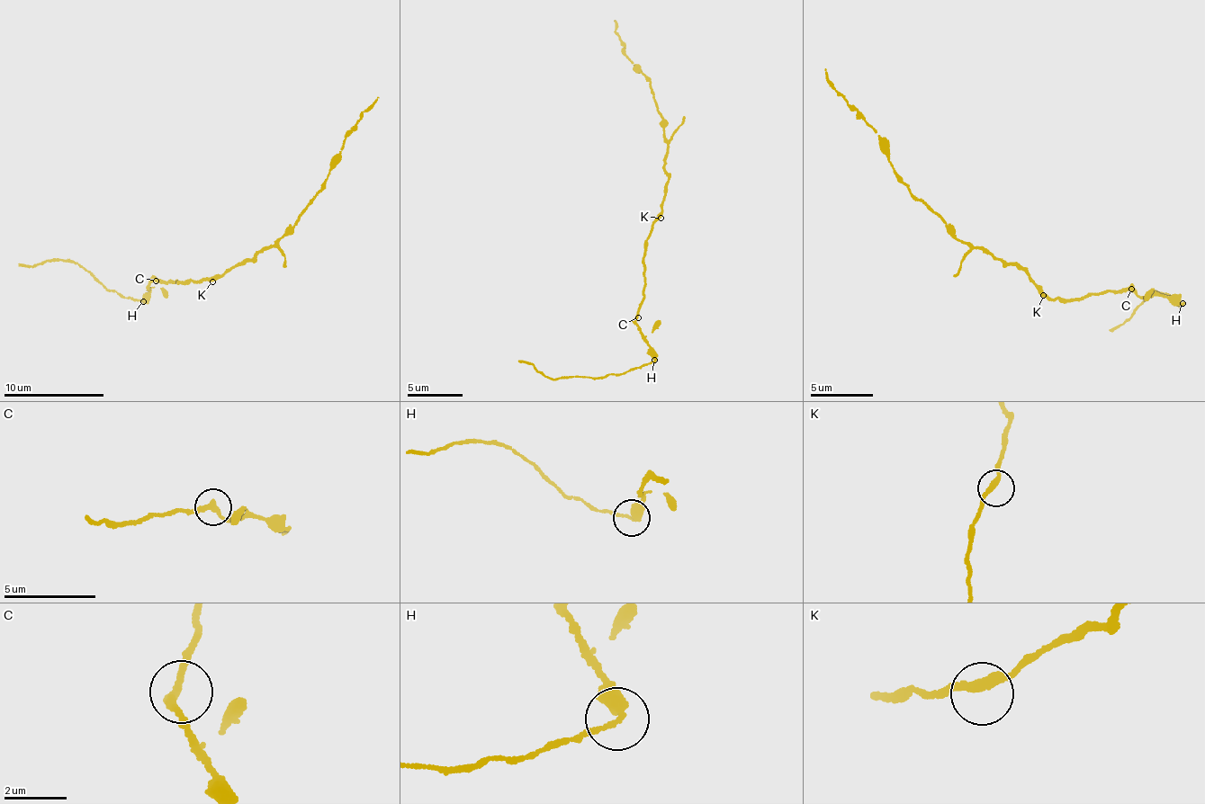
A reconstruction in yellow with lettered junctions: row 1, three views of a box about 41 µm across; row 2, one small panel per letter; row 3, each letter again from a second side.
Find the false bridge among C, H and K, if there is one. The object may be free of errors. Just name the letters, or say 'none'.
H

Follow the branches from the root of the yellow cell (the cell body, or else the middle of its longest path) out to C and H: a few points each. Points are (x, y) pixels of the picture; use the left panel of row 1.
C: (207, 279), (198, 281), (187, 280), (177, 284), (156, 281)
H: (207, 279), (198, 281), (187, 280), (177, 284), (154, 280), (147, 286), (149, 295), (143, 298), (144, 300)

